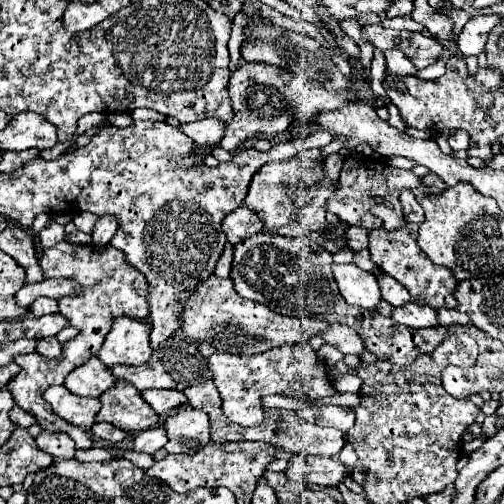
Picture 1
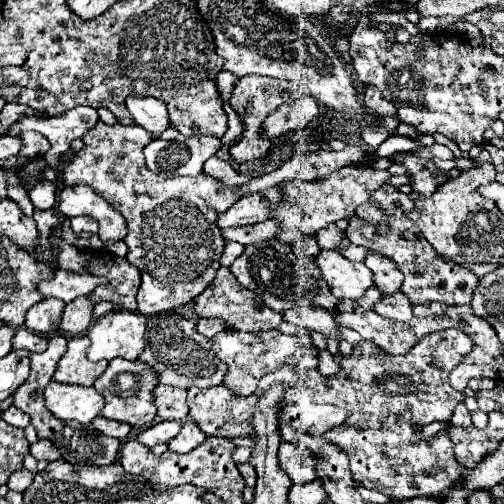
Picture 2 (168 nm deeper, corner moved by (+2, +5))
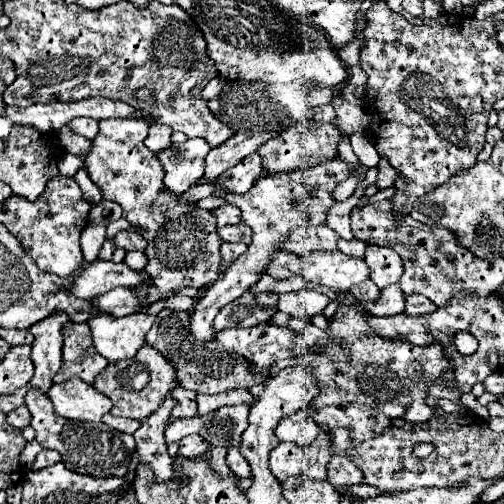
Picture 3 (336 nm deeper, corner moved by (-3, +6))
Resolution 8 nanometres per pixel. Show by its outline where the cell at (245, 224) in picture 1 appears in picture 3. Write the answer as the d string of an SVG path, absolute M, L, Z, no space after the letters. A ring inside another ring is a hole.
M225 204L225 206L217 208L217 210L213 210L213 214L217 218L217 226L219 228L227 226L227 224L241 224L243 222L241 220L241 210L235 208L233 204Z

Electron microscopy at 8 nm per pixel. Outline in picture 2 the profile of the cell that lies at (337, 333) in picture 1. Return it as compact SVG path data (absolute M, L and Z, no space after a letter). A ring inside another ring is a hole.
M298 305L298 307L288 309L288 313L282 313L282 315L284 315L284 321L288 321L292 325L300 325L302 323L304 327L310 327L310 329L326 335L326 337L340 339L340 333L336 331L334 321L332 321L332 313L326 311L326 309Z

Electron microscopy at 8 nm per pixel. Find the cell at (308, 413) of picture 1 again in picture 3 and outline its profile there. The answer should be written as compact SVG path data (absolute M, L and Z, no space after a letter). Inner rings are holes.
M303 410L285 416L275 430L275 436L281 442L295 442L303 448L307 448L317 438L317 434L319 434L319 426L313 420L309 420L309 416Z

